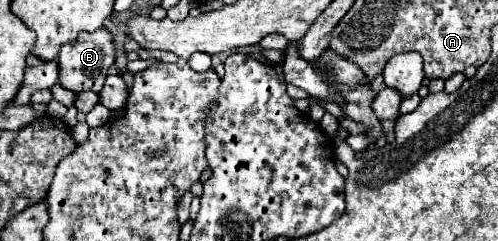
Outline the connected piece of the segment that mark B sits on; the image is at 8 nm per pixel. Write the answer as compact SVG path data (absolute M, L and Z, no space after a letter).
M100 27L94 33L80 33L80 37L74 43L68 43L60 49L60 55L58 55L60 85L74 93L88 91L88 89L100 93L114 59L116 59L116 47L114 47L112 33L108 29Z

